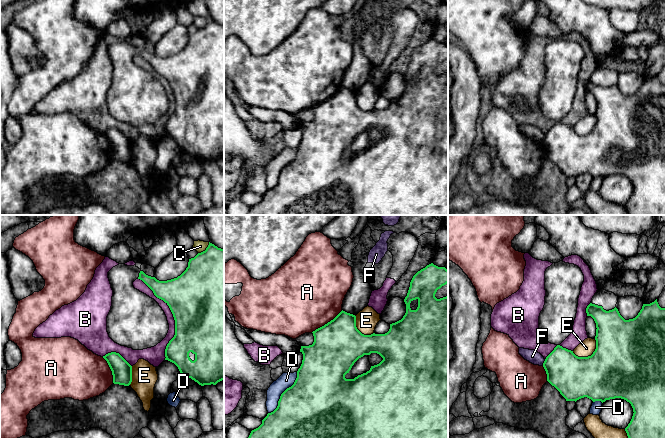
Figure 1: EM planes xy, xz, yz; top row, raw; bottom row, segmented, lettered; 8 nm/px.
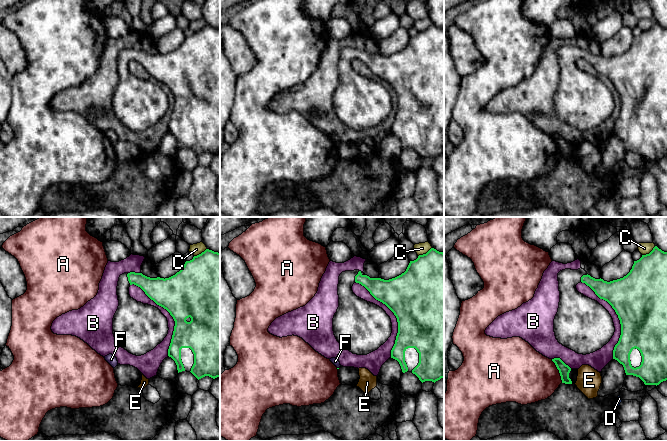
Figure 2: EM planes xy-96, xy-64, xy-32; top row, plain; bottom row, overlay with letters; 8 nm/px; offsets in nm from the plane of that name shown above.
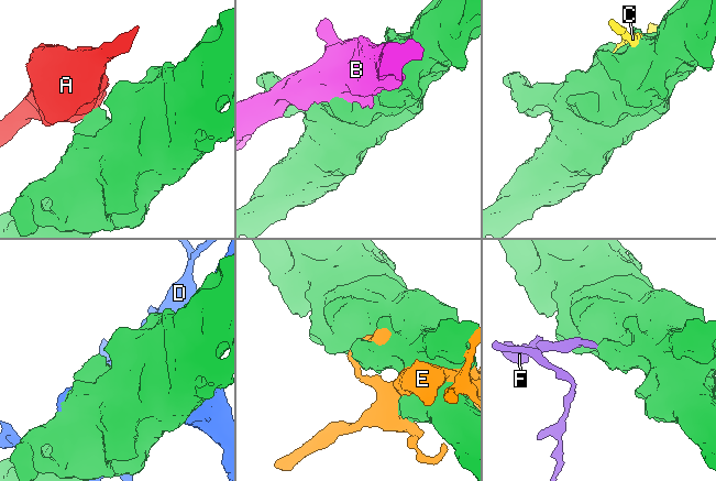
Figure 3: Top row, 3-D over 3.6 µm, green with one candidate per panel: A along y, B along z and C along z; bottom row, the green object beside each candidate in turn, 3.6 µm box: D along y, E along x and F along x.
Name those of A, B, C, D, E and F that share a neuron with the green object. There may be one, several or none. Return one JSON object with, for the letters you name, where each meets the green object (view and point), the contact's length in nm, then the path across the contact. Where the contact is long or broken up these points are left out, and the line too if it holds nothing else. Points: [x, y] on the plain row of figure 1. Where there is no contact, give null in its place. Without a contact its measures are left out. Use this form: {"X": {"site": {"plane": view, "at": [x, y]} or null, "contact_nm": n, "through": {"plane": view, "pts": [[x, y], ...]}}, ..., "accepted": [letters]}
{"accepted": []}

